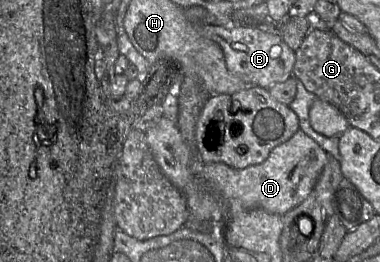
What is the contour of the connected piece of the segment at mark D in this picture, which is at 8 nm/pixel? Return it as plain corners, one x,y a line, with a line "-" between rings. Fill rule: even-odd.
162,116
158,123
145,132
151,154
165,177
183,194
193,217
221,223
231,206
242,209
262,209
272,214
282,215
303,202
315,186
328,158
321,146
299,129
288,141
276,146
260,164
235,169
224,163
204,163
194,148
186,144
175,122

